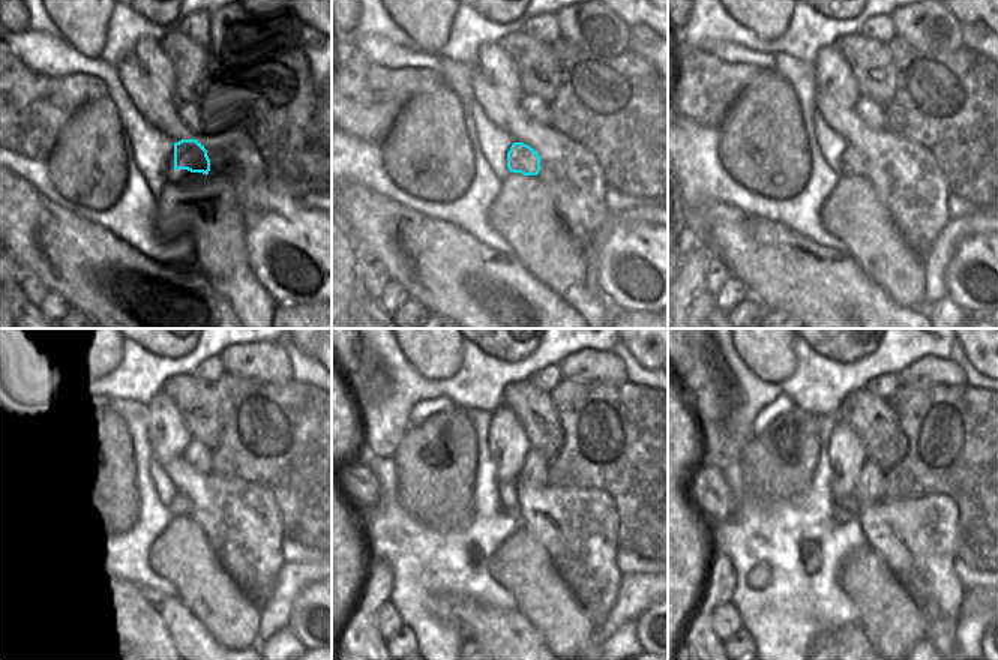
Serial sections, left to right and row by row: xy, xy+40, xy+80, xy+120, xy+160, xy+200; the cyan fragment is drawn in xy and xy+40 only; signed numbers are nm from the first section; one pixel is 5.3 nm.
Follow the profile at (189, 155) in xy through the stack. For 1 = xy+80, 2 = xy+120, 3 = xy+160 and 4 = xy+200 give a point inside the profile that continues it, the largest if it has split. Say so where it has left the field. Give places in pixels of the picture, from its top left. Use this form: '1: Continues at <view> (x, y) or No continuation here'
1: Continues at xy+80 (853, 162)
2: Continues at xy+120 (180, 504)
3: Continues at xy+160 (512, 512)
4: Continues at xy+200 (839, 515)

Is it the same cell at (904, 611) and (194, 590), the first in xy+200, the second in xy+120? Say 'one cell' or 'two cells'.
one cell

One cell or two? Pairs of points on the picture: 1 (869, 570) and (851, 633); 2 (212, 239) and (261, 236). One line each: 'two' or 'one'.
1: two
2: two

